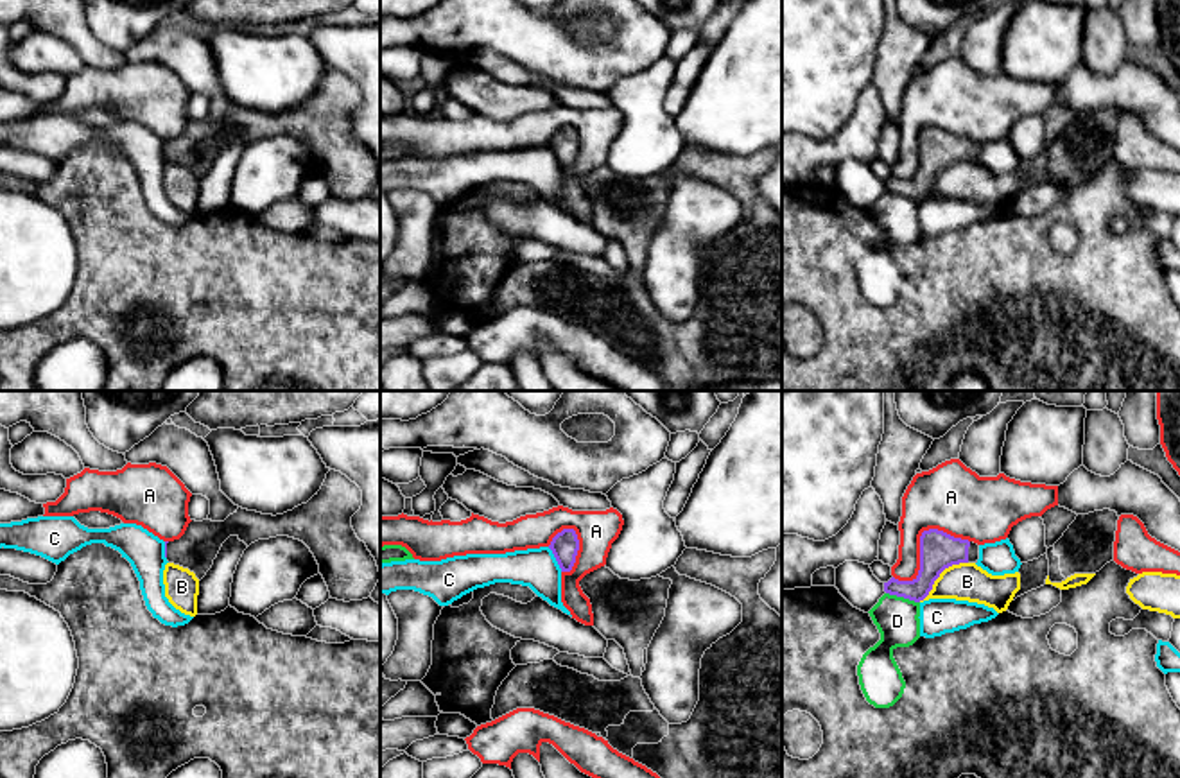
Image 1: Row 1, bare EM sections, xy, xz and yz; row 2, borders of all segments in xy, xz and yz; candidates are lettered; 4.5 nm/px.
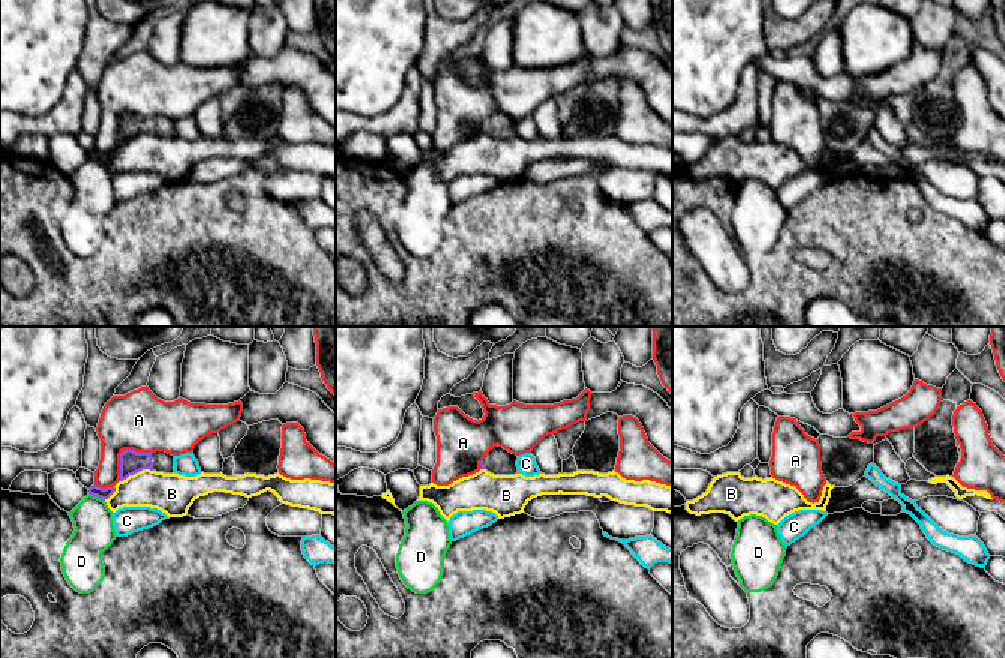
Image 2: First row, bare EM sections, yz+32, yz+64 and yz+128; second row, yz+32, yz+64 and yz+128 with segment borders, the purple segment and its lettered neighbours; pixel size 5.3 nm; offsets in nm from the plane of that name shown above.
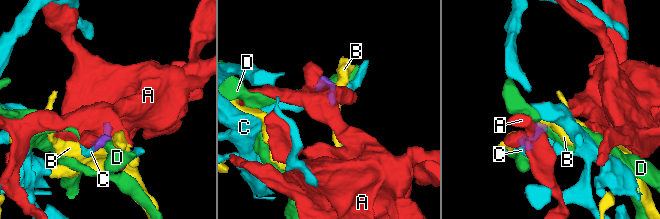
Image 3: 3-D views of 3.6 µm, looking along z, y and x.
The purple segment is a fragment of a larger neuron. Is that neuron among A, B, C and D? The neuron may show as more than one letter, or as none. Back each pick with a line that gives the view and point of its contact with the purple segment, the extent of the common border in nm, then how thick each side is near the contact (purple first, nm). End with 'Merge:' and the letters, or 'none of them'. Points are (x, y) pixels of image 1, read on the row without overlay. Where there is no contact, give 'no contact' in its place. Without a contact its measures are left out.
Merge: none of them

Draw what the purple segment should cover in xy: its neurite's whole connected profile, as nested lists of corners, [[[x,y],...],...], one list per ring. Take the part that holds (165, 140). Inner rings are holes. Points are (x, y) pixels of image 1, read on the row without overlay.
[[[330,68],[321,88],[307,102],[283,113],[239,106],[224,120],[192,118],[179,138],[165,140],[165,156],[201,179],[230,134],[247,145],[258,138],[289,134],[310,147],[332,197],[362,199],[380,179],[380,169],[351,125],[351,115],[360,104],[360,86],[341,70]]]

